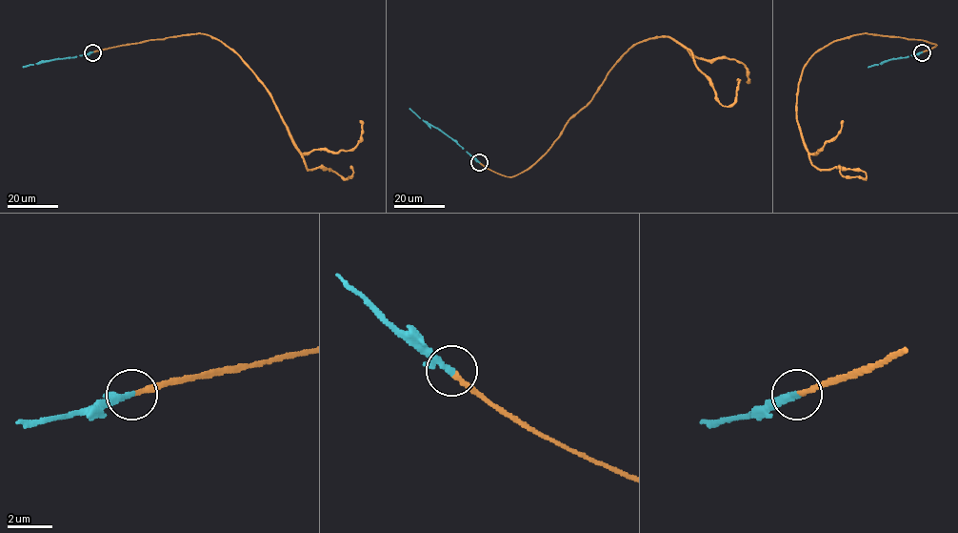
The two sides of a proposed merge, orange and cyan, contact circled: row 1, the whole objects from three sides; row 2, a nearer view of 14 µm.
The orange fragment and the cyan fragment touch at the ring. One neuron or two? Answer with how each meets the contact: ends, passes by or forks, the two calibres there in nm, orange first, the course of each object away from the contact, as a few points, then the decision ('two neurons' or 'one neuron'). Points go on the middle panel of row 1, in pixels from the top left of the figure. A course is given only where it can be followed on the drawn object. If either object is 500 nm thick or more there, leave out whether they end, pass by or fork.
orange ends; cyan passes by; calibres 200 and 200 nm; course orange (479, 162), (508, 177), (528, 170), (619, 58), (649, 38), (689, 51), (724, 106), (737, 79); course cyan (479, 162), (409, 108); one neuron

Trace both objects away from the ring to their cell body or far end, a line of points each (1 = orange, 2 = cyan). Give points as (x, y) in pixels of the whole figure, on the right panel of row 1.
1: (922, 52), (937, 45), (861, 33), (810, 58), (796, 120), (810, 162), (866, 177), (842, 175), (839, 166)
2: (922, 52), (868, 67)

